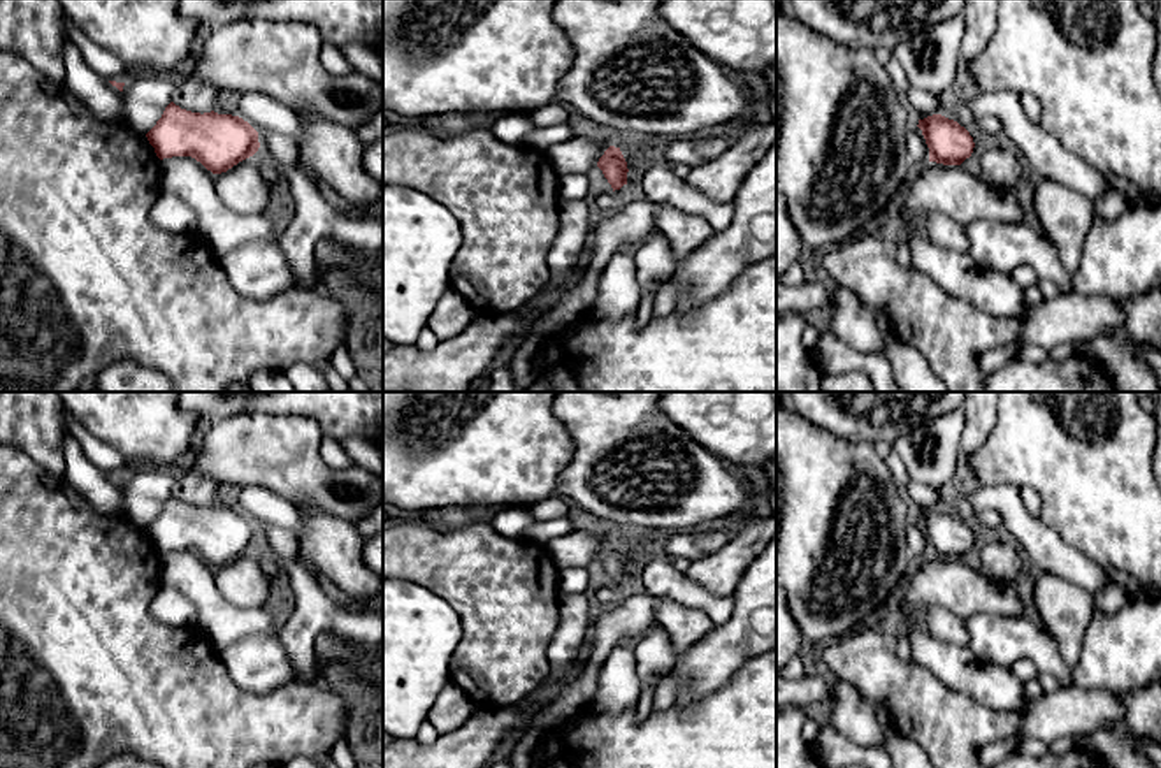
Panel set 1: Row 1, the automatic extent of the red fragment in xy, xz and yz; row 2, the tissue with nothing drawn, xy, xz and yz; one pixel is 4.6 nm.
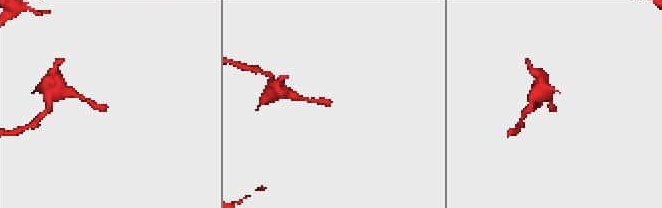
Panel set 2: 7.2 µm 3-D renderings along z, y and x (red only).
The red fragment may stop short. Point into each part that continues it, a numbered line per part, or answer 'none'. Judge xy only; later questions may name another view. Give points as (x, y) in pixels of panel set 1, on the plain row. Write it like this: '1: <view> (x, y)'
1: xy (269, 565)

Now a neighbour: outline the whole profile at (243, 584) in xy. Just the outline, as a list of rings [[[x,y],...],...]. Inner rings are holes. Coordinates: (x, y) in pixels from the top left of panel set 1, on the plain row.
[[[253,550],[221,568],[214,568],[216,589],[227,603],[242,610],[263,608],[272,596],[272,582],[262,571]]]

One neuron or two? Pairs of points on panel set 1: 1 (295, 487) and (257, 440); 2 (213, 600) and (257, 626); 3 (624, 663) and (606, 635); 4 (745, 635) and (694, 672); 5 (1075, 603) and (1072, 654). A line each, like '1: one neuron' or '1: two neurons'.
1: one neuron
2: one neuron
3: two neurons
4: one neuron
5: one neuron

